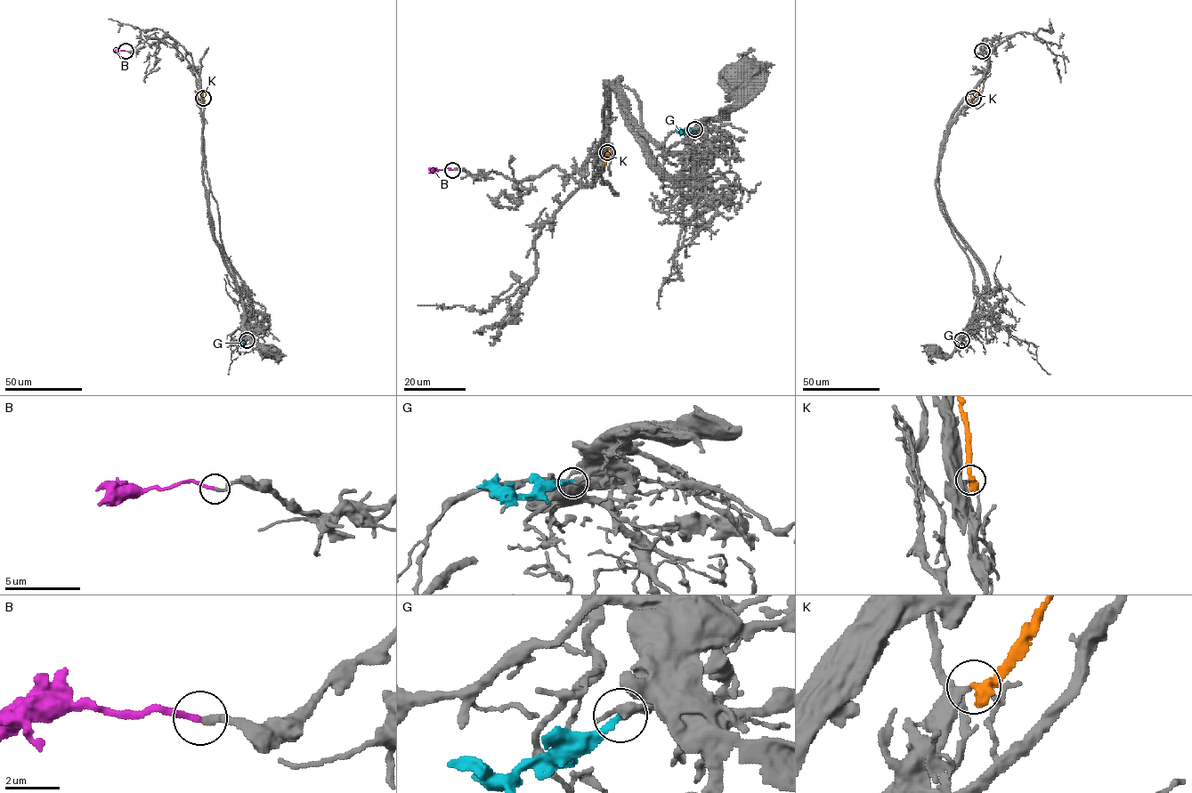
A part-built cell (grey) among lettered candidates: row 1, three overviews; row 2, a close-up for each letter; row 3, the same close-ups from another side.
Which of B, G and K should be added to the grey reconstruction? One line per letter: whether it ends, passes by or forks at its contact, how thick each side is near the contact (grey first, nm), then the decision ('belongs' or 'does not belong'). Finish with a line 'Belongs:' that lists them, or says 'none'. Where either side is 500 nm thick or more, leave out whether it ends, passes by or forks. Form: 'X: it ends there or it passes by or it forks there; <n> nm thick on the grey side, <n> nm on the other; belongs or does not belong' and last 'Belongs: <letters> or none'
B: it ends there; 240 nm thick on the grey side, 220 nm on the other; belongs
G: it ends there; 180 nm thick on the grey side, 200 nm on the other; does not belong
K: 240 nm thick on the grey side, 550 nm on the other; does not belong
Belongs: B

